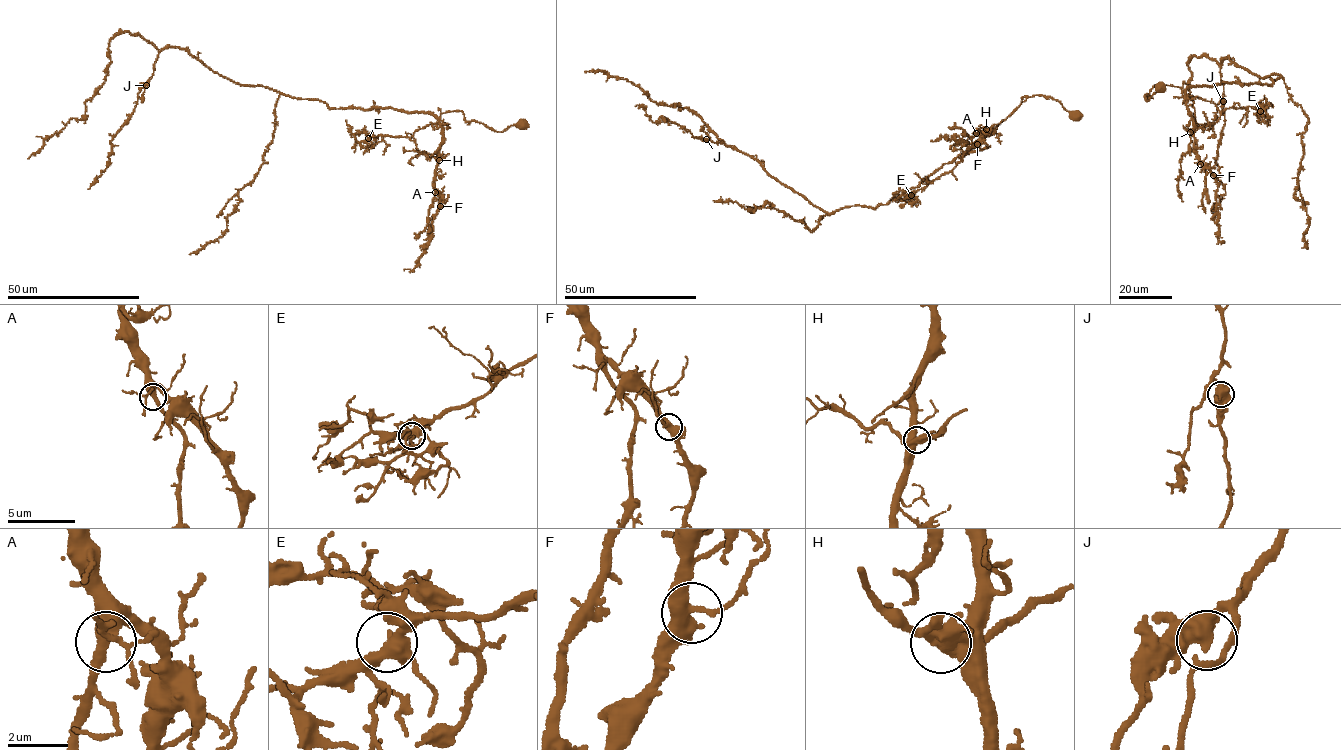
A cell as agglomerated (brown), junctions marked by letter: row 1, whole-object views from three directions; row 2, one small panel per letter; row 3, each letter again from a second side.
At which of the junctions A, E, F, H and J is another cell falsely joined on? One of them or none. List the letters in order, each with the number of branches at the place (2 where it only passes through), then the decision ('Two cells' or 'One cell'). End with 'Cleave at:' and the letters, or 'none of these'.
A: Branches: 4. One cell
E: Branches: 3. One cell
F: Branches: 3. One cell
H: Branches: 3. Two cells
J: Branches: 3. One cell
Cleave at: H

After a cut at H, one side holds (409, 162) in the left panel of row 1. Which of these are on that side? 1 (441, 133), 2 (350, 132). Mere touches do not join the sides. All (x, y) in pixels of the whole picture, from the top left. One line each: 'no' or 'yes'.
1: no
2: yes

